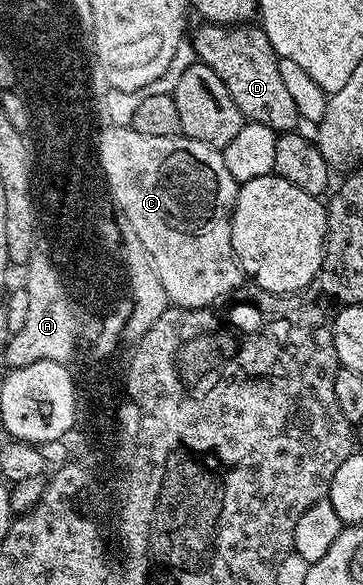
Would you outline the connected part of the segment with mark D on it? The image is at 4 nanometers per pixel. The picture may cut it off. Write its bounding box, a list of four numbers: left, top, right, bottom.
[195,24,301,134]

